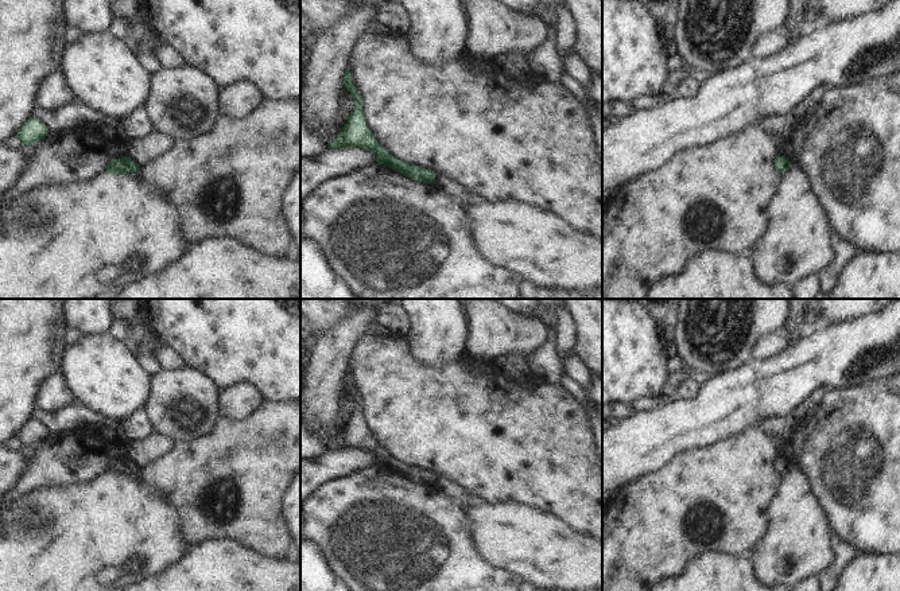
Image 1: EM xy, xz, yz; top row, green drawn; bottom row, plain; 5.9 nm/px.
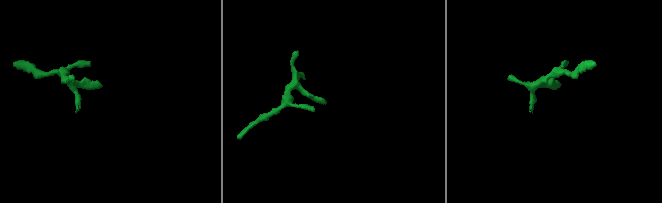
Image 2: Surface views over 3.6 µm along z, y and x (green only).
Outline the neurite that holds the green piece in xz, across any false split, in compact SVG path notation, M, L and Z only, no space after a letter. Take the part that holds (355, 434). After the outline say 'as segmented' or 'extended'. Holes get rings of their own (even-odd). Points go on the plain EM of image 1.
M349 369L346 370L344 377L344 386L350 393L354 403L354 408L348 423L344 425L338 439L334 444L330 446L329 450L362 448L375 455L379 466L384 466L414 482L424 483L434 487L434 473L426 468L419 468L416 466L408 466L395 459L388 451L385 451L377 444L373 435L366 427L362 415L362 400L352 384L352 376Z; as segmented

